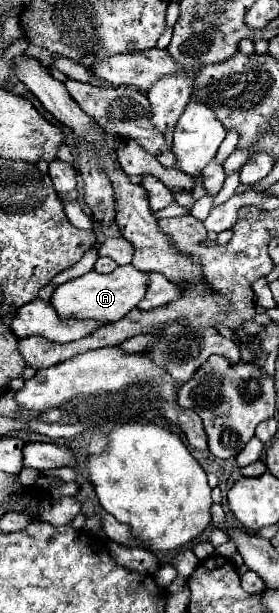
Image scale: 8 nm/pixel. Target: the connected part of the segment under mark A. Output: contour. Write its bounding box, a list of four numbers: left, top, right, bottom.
[51,264,149,322]

